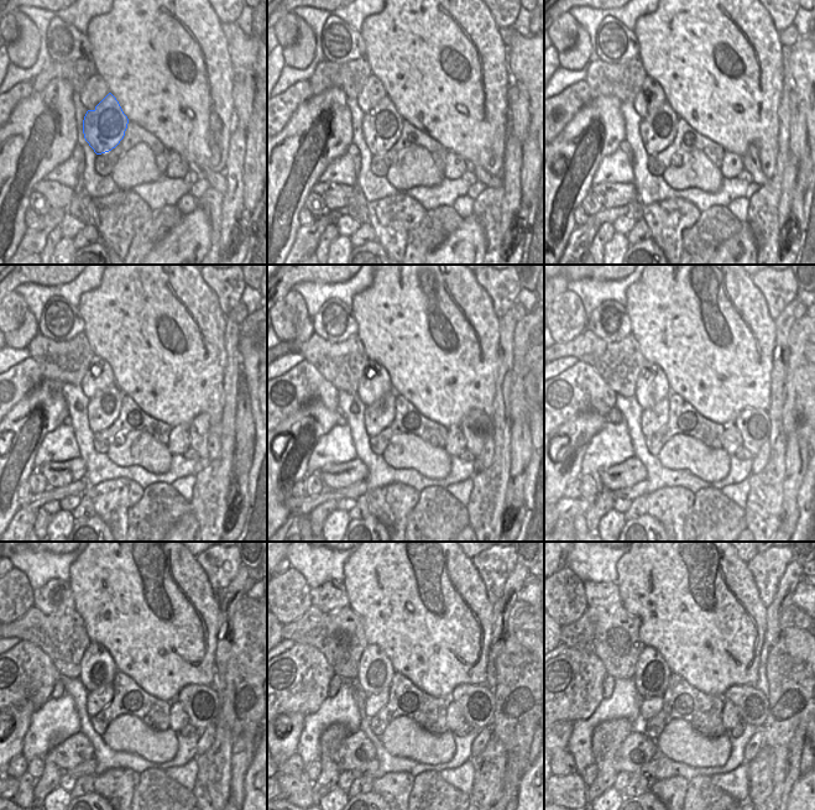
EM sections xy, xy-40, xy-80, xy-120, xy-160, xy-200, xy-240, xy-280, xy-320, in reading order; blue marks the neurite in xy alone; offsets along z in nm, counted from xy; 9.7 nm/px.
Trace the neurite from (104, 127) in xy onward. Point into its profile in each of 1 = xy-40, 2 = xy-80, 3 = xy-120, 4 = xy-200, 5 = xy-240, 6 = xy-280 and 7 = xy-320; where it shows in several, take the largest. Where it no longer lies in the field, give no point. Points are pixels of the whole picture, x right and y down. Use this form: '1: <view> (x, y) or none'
1: xy-40 (381, 126)
2: xy-80 (658, 129)
3: xy-120 (103, 409)
4: xy-200 (653, 418)
5: xy-240 (98, 699)
6: xy-280 (374, 704)
7: xy-320 (648, 707)

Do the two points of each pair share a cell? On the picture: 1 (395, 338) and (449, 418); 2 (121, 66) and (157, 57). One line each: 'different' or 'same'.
1: same
2: same

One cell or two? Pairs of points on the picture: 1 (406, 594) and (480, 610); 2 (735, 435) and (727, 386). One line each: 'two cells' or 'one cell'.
1: one cell
2: two cells

